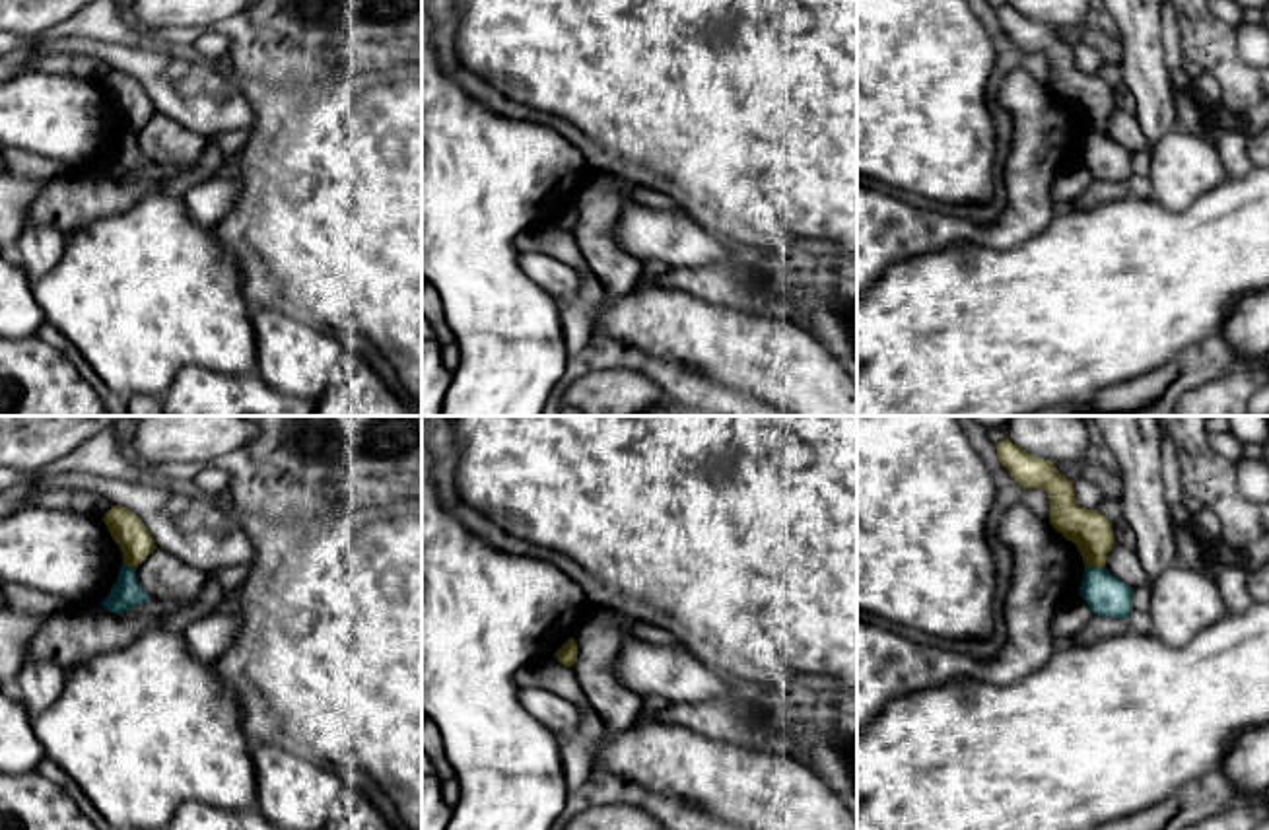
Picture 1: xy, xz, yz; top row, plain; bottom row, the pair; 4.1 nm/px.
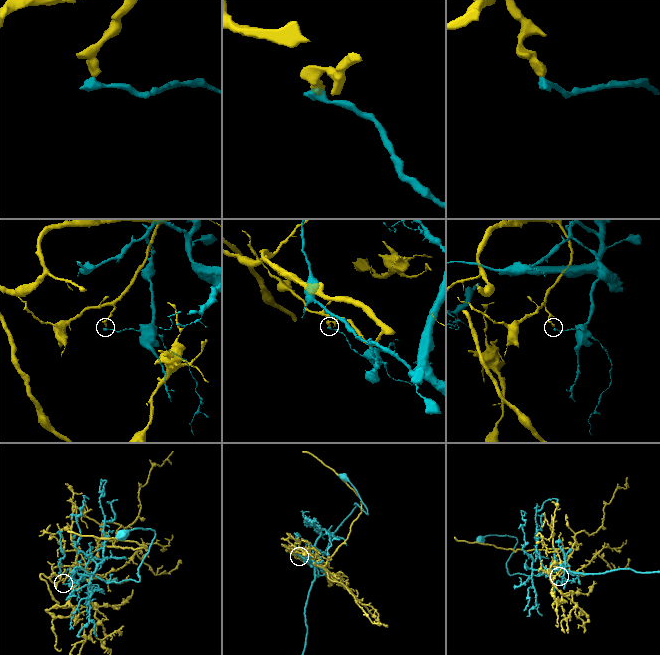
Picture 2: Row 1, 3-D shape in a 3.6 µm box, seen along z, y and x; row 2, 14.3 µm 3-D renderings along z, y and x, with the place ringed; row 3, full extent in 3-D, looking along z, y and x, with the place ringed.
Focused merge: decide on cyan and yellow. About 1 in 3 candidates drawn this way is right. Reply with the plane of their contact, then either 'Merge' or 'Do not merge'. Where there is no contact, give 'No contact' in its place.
Touches cyan in yz. Do not merge

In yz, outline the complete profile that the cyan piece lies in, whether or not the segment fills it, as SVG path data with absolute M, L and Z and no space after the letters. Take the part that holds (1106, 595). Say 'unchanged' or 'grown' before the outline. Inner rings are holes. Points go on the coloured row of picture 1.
unchanged | M1084 566L1084 581L1079 593L1094 614L1129 618L1133 612L1133 589L1106 568Z

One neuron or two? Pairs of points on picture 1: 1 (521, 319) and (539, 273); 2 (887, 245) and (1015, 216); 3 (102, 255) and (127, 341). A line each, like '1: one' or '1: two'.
1: two
2: one
3: one

